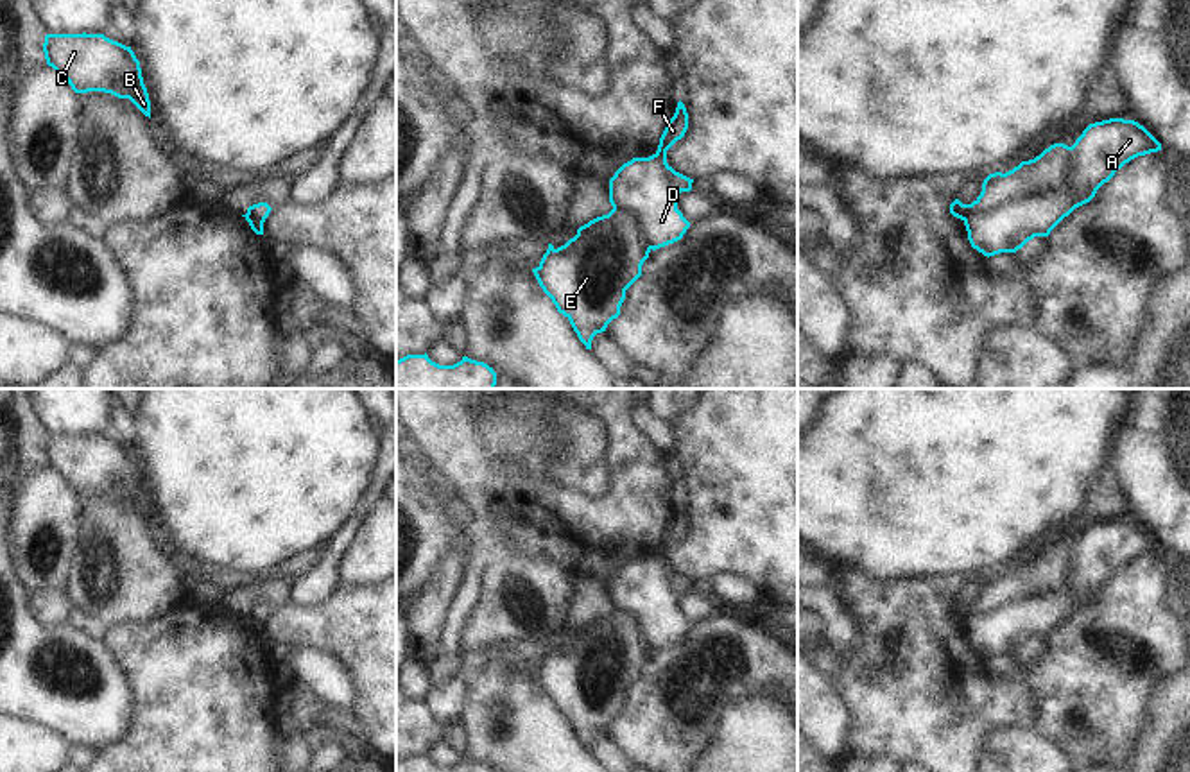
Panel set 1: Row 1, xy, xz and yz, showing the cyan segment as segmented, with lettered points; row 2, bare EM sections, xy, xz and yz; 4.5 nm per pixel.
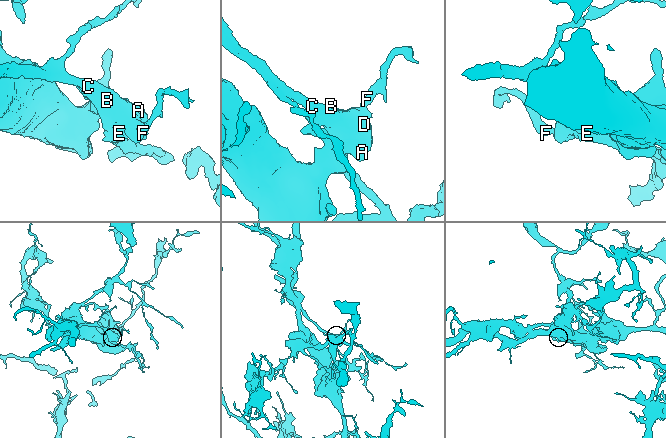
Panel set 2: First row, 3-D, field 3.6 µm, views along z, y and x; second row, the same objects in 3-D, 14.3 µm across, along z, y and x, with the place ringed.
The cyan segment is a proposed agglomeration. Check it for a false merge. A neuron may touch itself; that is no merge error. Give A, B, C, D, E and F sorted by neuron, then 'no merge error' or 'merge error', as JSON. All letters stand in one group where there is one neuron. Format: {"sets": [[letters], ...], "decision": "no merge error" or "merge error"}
{"sets": [["A", "D"], ["B", "C", "E", "F"]], "decision": "merge error"}

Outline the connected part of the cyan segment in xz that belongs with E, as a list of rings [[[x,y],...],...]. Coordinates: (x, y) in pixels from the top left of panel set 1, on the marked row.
[[[613,208],[581,226],[565,245],[556,249],[548,244],[532,272],[579,340],[591,349],[593,337],[620,315],[625,290],[642,276],[649,253],[633,215]]]

